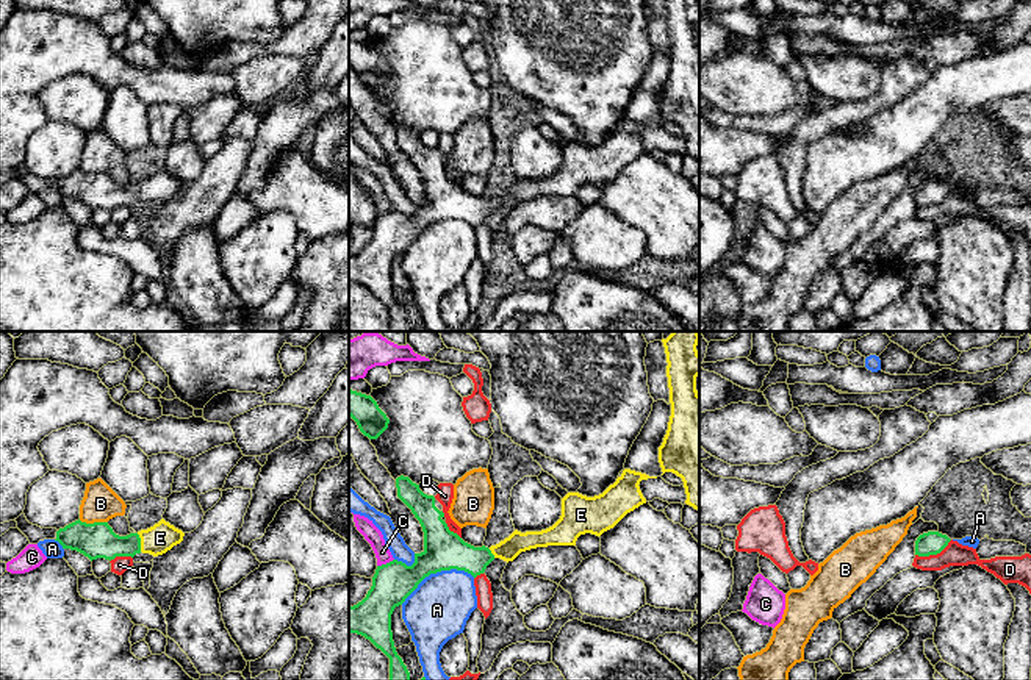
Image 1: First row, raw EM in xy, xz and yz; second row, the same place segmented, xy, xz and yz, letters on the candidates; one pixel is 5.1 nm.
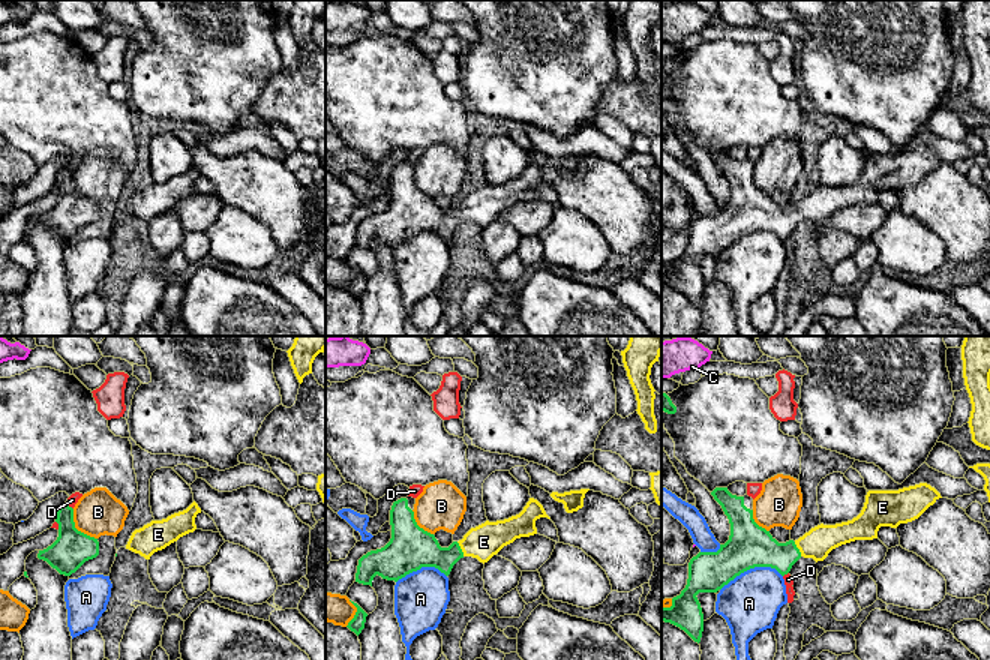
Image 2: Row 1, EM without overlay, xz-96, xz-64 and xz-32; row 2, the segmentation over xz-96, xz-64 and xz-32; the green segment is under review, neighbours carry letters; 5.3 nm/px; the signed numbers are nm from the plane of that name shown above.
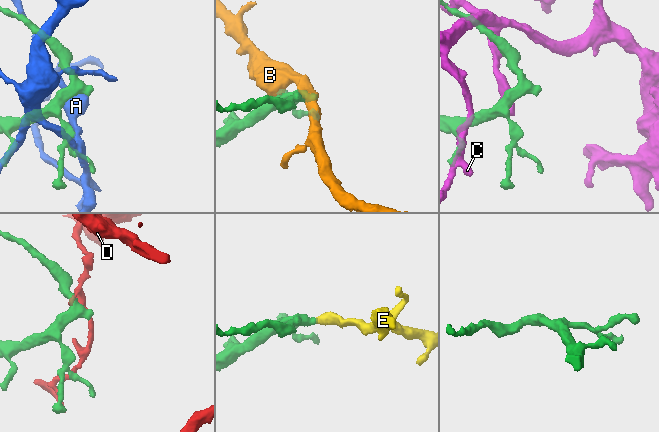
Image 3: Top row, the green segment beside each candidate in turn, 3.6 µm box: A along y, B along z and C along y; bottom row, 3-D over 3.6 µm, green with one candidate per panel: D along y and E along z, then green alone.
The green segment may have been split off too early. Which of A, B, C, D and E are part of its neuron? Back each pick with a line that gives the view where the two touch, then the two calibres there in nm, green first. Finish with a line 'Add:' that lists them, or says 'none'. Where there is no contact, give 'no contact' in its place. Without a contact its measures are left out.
E: meets green in xy; 180 nm thick on the green side, 150 nm on the other
Add: E

